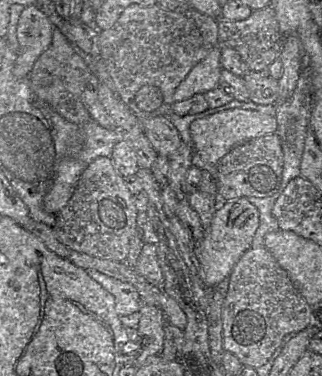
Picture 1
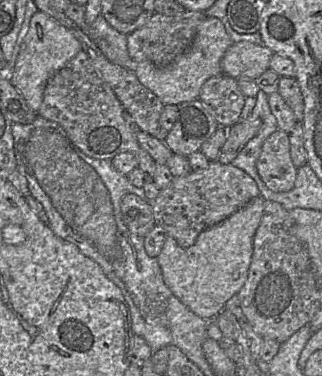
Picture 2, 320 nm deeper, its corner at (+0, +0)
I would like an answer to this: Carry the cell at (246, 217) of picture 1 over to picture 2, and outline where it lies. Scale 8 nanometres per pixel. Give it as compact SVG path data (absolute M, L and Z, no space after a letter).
M261 196L251 199L225 220L204 229L188 248L180 247L173 237L166 236L157 256L163 280L172 293L199 317L213 321L224 309L227 300L245 284L264 203L265 199Z

